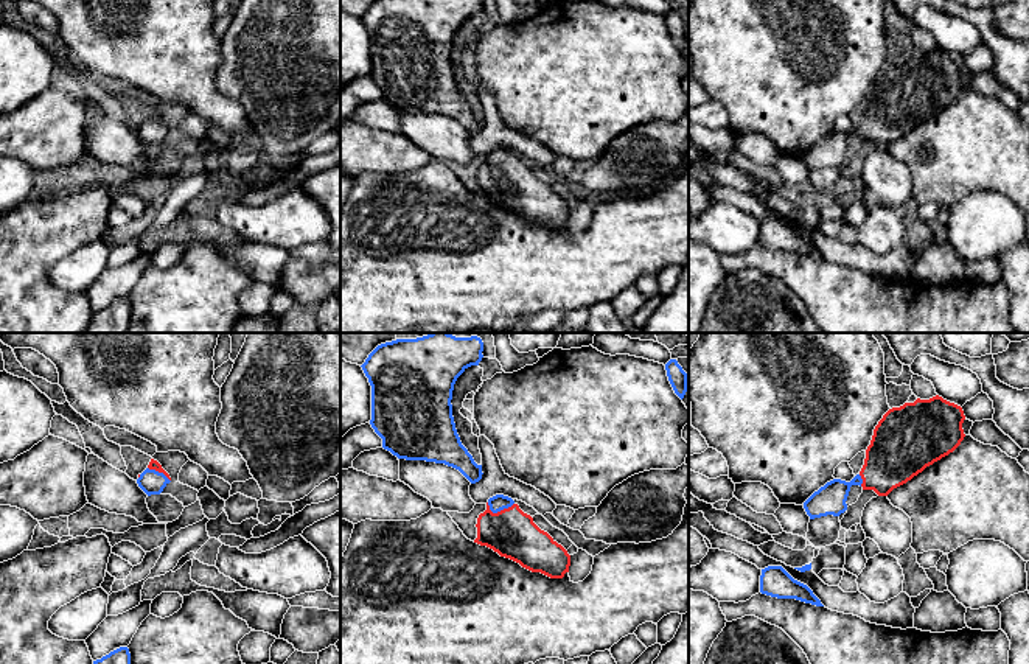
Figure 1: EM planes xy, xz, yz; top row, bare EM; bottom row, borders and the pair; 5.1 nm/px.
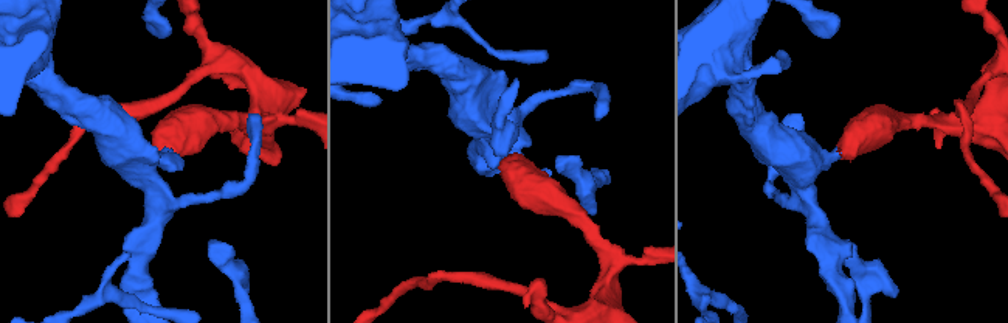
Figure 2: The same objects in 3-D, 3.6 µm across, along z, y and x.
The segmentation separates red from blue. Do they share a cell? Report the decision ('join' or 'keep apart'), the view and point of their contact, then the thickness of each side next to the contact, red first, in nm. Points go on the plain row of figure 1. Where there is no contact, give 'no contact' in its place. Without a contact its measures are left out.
join; meets red in xz at (501, 162); 260 nm thick on the red side, 90 nm on the other

